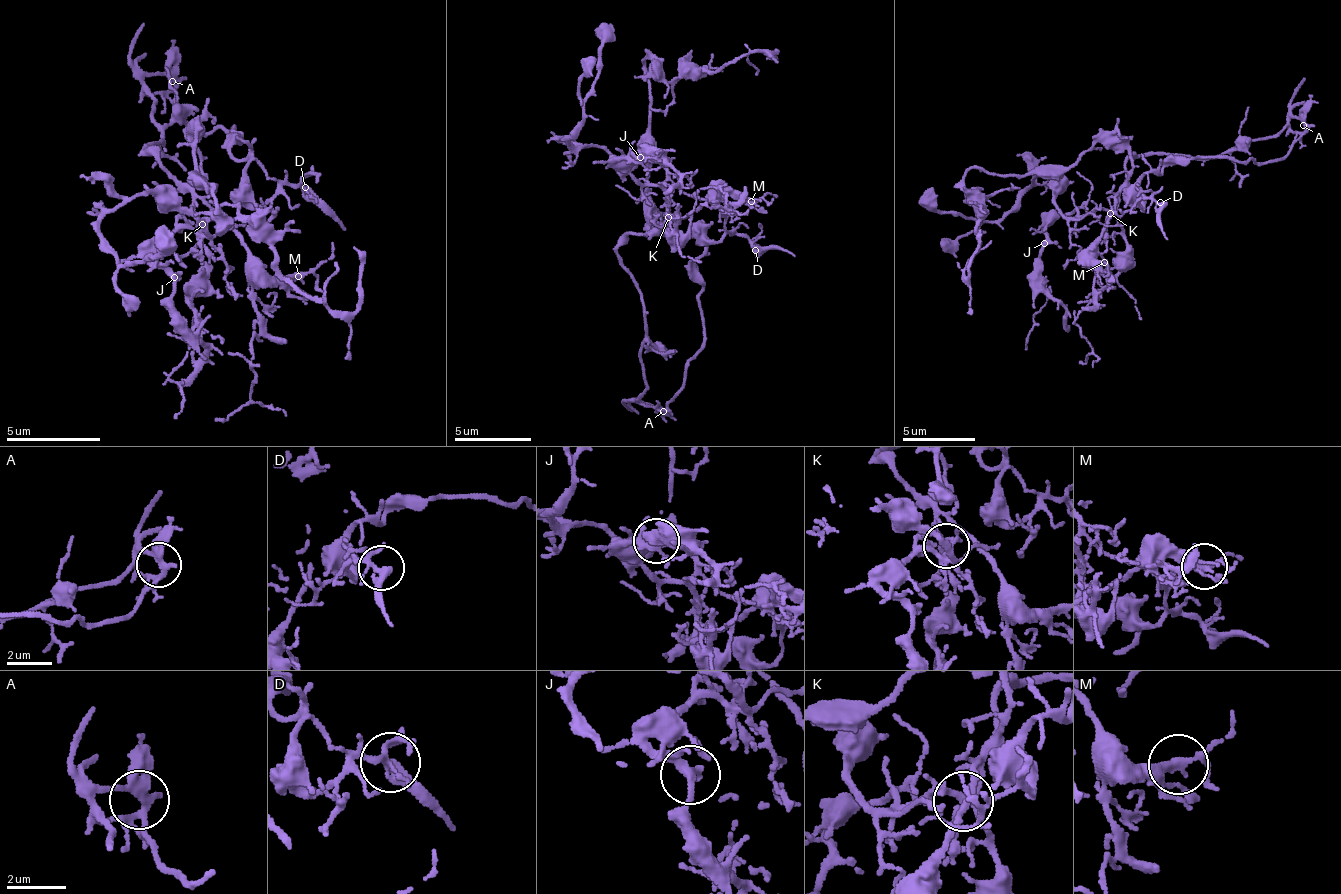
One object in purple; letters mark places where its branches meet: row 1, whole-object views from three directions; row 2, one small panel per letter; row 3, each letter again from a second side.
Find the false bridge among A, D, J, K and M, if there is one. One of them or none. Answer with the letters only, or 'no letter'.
no letter

